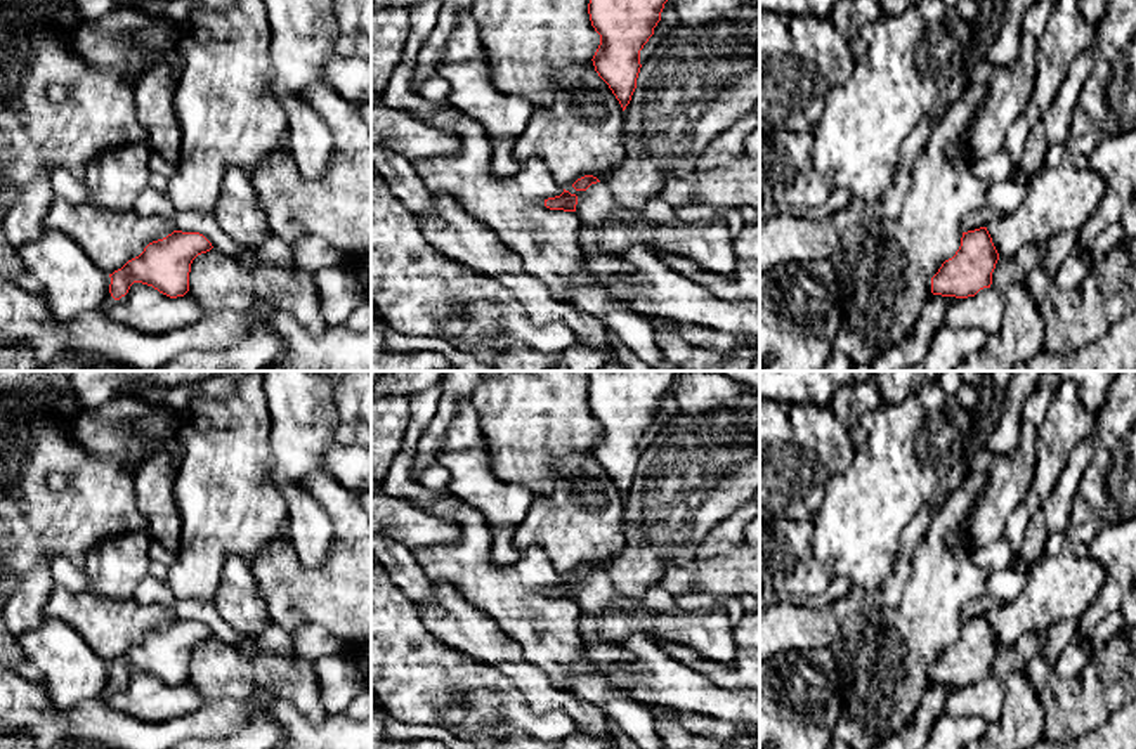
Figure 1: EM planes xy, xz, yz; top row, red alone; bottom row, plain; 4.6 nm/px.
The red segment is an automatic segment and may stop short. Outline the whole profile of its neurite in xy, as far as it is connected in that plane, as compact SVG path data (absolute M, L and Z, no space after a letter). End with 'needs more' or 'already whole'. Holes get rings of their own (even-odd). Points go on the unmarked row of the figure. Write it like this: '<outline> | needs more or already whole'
M173 619L149 631L139 645L109 662L109 681L120 688L134 671L142 671L170 687L184 685L189 680L193 648L212 636L212 631L199 621Z | already whole

